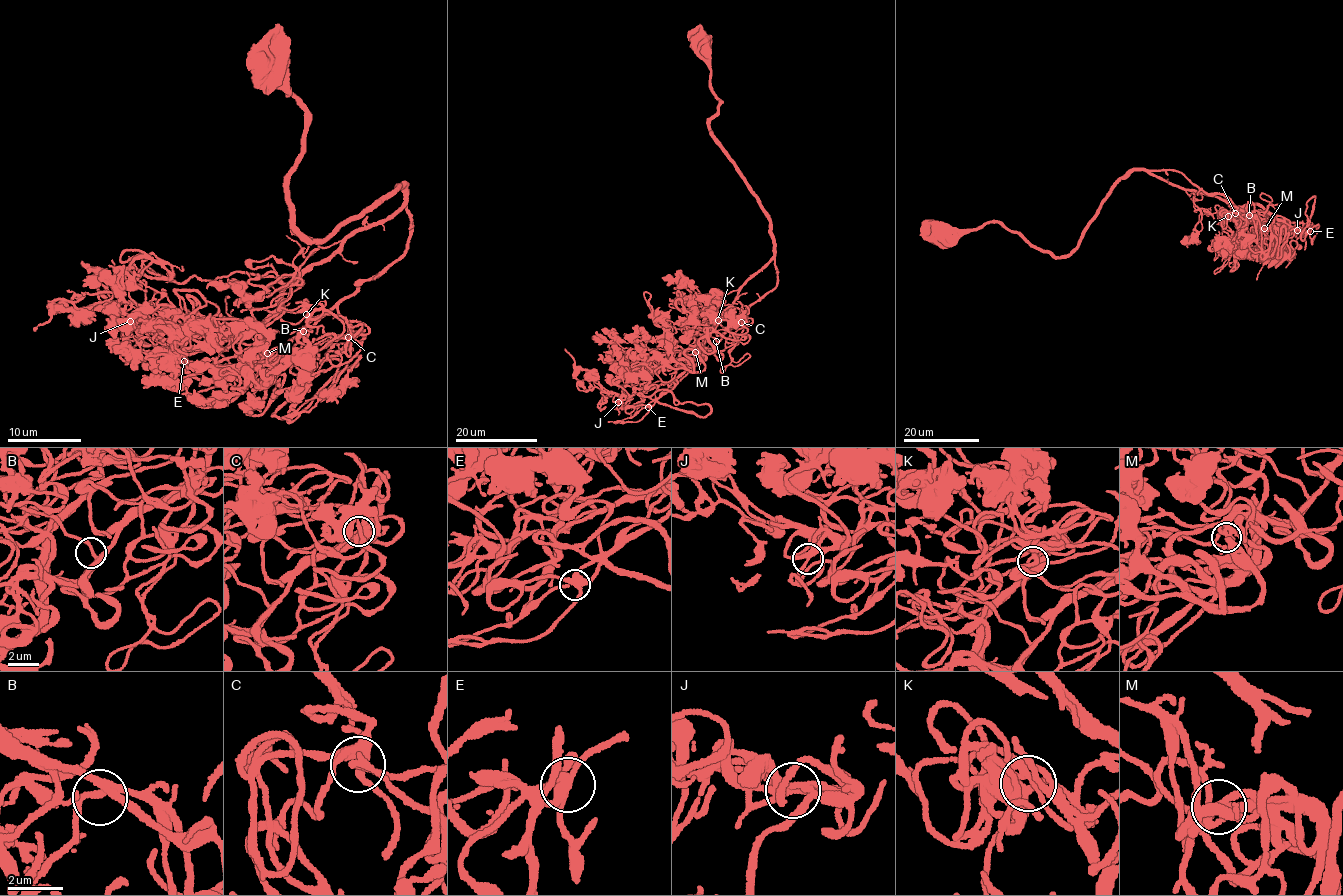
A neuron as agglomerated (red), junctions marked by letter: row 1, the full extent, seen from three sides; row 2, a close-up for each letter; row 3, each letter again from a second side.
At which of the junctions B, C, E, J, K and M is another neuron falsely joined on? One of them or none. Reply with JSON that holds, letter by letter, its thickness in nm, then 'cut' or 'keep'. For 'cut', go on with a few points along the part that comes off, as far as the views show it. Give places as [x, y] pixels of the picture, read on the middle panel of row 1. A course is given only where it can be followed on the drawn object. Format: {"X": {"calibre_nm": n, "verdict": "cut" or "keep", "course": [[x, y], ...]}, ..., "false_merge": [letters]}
{"B": {"calibre_nm": 200, "verdict": "keep"}, "C": {"calibre_nm": 360, "verdict": "keep"}, "E": {"calibre_nm": 340, "verdict": "keep"}, "J": {"calibre_nm": 240, "verdict": "keep"}, "K": {"calibre_nm": 200, "verdict": "keep"}, "M": {"calibre_nm": 240, "verdict": "keep"}, "false_merge": []}

